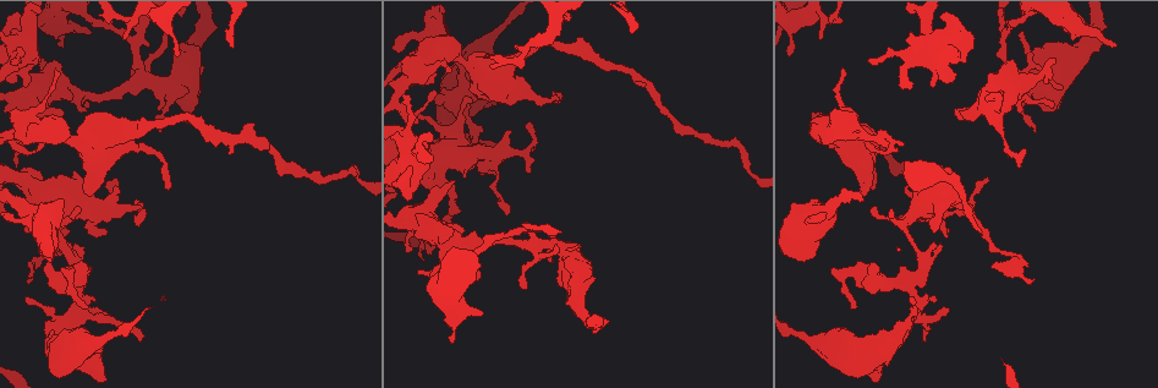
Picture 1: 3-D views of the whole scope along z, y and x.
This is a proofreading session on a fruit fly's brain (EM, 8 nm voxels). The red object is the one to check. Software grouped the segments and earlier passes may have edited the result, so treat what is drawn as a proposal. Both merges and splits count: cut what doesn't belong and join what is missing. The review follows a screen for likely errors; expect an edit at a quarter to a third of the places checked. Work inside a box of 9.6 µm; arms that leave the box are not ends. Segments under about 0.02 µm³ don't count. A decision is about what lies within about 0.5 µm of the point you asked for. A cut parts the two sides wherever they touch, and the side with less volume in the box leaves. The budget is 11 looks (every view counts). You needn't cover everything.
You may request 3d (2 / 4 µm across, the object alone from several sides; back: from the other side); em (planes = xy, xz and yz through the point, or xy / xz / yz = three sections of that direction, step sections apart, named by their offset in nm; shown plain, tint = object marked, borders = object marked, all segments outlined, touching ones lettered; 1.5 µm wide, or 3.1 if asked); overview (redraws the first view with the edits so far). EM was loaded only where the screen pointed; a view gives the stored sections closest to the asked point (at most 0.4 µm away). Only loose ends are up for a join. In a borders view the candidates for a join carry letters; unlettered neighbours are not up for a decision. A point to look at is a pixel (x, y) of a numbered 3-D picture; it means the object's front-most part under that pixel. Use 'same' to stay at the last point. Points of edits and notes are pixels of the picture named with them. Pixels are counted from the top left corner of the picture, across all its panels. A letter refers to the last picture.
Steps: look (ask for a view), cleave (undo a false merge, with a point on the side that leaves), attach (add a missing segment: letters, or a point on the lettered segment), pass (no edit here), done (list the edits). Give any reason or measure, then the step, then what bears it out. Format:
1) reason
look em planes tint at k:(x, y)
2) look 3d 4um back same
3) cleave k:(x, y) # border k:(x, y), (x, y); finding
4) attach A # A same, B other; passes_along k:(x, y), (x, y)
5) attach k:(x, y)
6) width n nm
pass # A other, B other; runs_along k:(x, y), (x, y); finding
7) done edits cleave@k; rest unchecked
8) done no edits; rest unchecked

an open end
look em planes borders at 1:(61, 45)

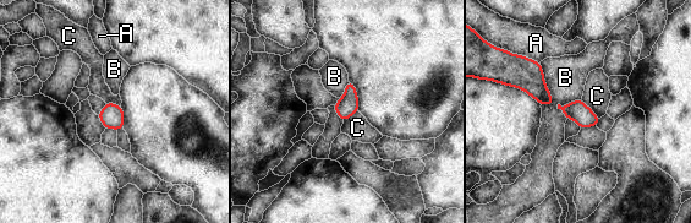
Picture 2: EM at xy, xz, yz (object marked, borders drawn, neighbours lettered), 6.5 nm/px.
width 140 nm
pass # A other, B other, C other; border 2:(581, 99), (599, 118); no lettered segment goes on from it

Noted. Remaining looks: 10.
stops while still wide
look 3d 4um at 1:(974, 35)

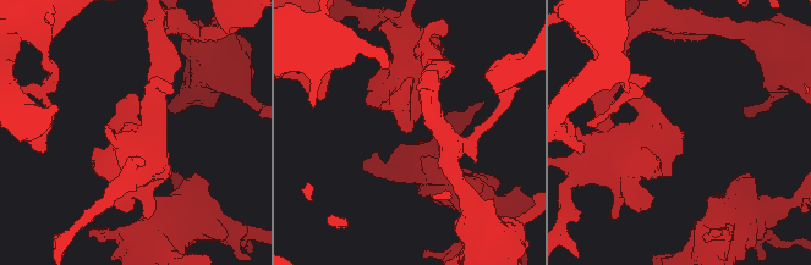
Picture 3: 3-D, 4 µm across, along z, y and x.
now the EM
look em planes borders at 3:(681, 131)

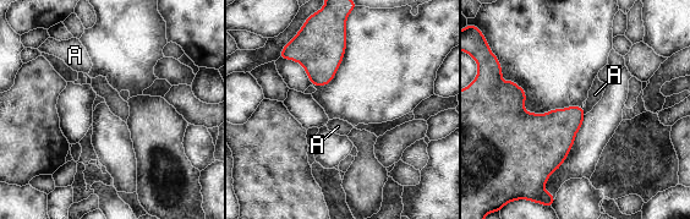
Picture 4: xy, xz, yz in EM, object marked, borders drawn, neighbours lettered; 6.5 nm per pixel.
width 220 nm
pass # A other; border 4:(582, 107), (585, 114); no lettered segment goes on from it

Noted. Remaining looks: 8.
thick turns thin
look 3d 2um at 1:(1044, 73)

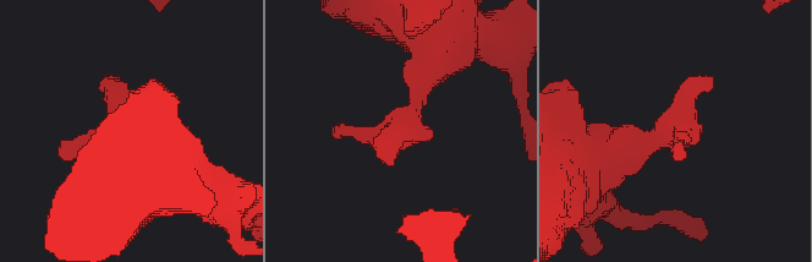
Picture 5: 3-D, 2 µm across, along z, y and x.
look em 3.1um yz step 16 borders at 5:(668, 131)

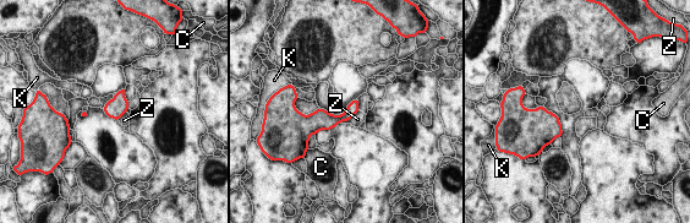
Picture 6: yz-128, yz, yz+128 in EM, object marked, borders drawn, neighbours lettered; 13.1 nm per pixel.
width 160 nm
pass # C other, K other, Z other; border 6:(359, 110), (349, 119), (339, 123); continuous, no second cell

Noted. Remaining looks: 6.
abrupt turn
look 3d 4um at 1:(488, 157)

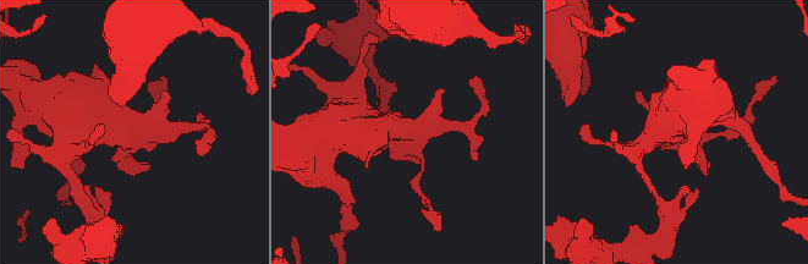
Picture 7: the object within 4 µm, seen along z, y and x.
now the EM
look em planes plain at 7:(408, 134)

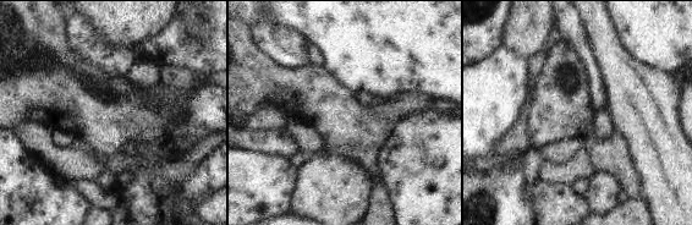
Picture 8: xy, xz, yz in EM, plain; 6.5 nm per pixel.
see the neighbours
look em planes borders same

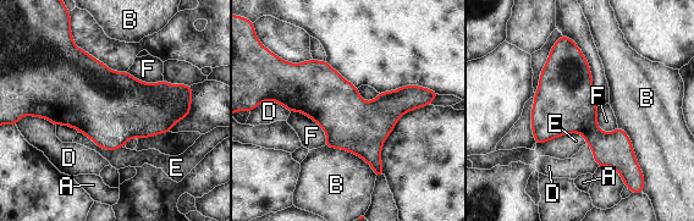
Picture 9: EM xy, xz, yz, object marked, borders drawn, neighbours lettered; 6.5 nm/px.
width 360 nm
pass # A other, B other, D other, E other, F other; border 9:(290, 112), (309, 116), (326, 143); one cell here

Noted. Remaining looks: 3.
done no edits; rest unchecked

